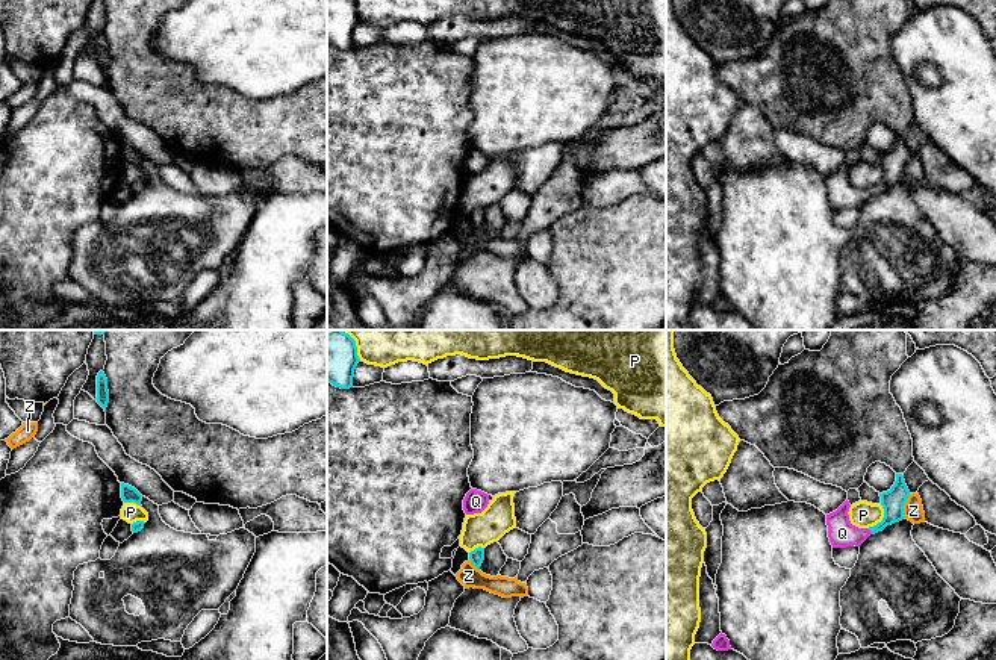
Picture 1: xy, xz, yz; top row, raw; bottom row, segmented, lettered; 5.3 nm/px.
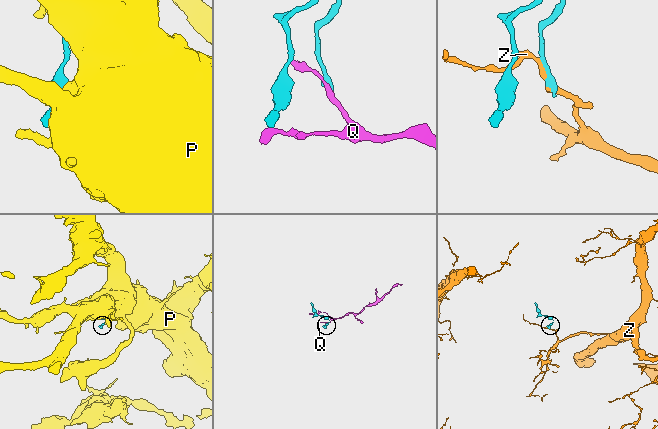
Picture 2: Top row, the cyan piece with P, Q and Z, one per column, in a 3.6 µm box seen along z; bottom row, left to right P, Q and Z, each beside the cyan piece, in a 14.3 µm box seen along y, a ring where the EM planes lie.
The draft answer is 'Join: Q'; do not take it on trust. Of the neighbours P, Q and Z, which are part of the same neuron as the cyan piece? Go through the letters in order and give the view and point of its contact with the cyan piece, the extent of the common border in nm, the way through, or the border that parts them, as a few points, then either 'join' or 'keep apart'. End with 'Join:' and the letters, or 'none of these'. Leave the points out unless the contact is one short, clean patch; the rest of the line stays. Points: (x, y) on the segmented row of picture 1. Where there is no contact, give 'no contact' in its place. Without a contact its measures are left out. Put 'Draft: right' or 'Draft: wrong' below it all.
P: meets cyan in yz at (883, 519); contact 150 nm long; keep apart
Q: meets cyan in yz at (871, 532); contact 40 nm long; runs through yz (893, 500), (892, 515), (871, 532), (842, 533); join
Z: meets cyan in yz at (902, 506); contact 140 nm long; keep apart
Join: Q
Draft: right

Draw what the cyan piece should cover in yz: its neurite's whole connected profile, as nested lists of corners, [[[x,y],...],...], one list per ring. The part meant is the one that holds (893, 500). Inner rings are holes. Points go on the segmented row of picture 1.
[[[896,474],[890,490],[879,493],[884,518],[873,527],[858,528],[849,521],[849,501],[846,500],[836,512],[826,515],[828,537],[833,548],[860,546],[870,534],[882,531],[887,525],[905,519],[904,504],[910,497],[904,475]]]

